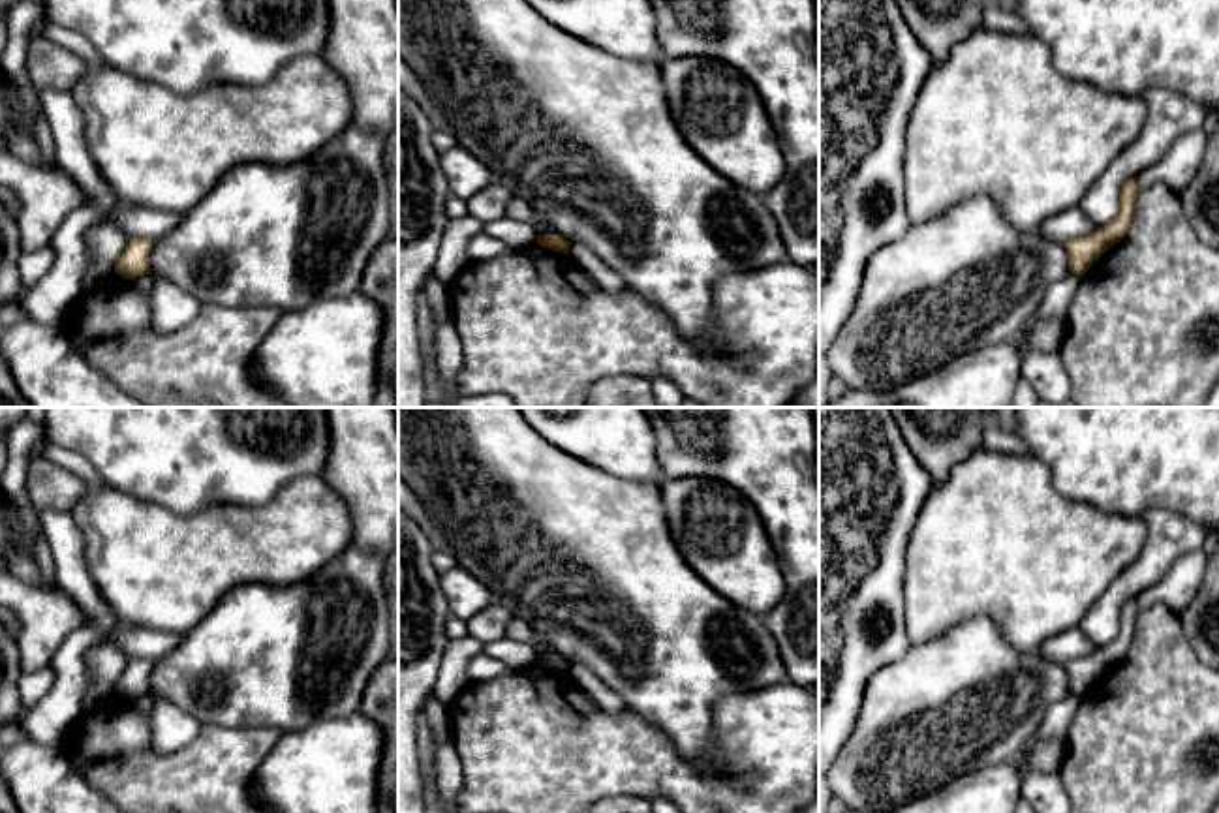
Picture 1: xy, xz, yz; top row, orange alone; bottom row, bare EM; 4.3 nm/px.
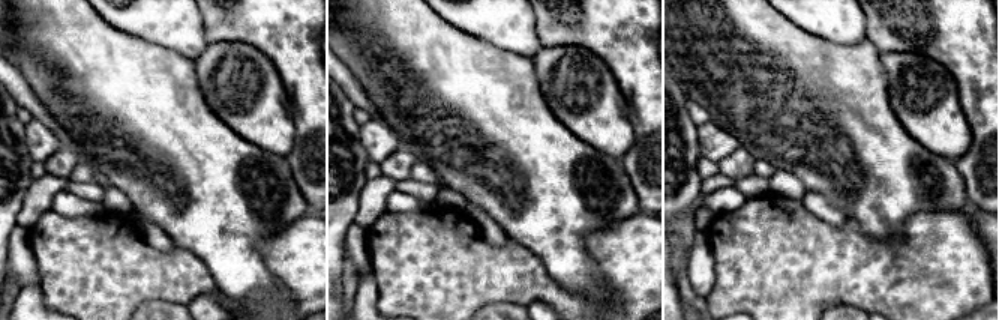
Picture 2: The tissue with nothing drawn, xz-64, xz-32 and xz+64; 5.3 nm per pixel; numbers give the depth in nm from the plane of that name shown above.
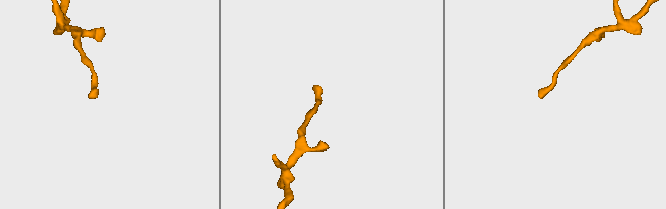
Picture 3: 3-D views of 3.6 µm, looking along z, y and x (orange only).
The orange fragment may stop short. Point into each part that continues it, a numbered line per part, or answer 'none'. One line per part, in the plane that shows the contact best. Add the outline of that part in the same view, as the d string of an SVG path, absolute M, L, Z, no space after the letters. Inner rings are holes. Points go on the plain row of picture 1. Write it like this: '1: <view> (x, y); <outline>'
none

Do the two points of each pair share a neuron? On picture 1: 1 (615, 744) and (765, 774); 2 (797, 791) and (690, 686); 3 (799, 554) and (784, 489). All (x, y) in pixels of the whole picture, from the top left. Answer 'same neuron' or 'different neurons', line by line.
1: same neuron
2: different neurons
3: same neuron

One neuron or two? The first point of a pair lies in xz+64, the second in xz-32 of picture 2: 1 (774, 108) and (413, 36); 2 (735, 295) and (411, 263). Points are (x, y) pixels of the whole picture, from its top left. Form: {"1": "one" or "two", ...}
{"1": "one", "2": "one"}

